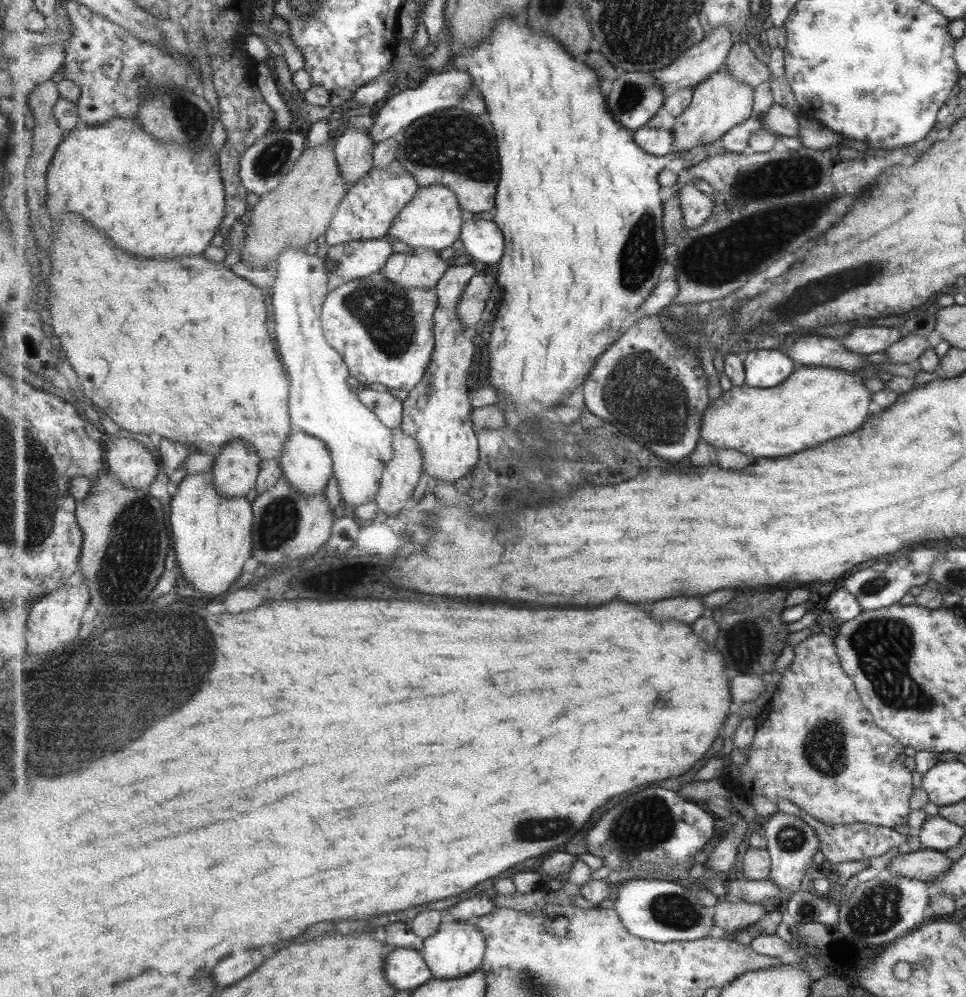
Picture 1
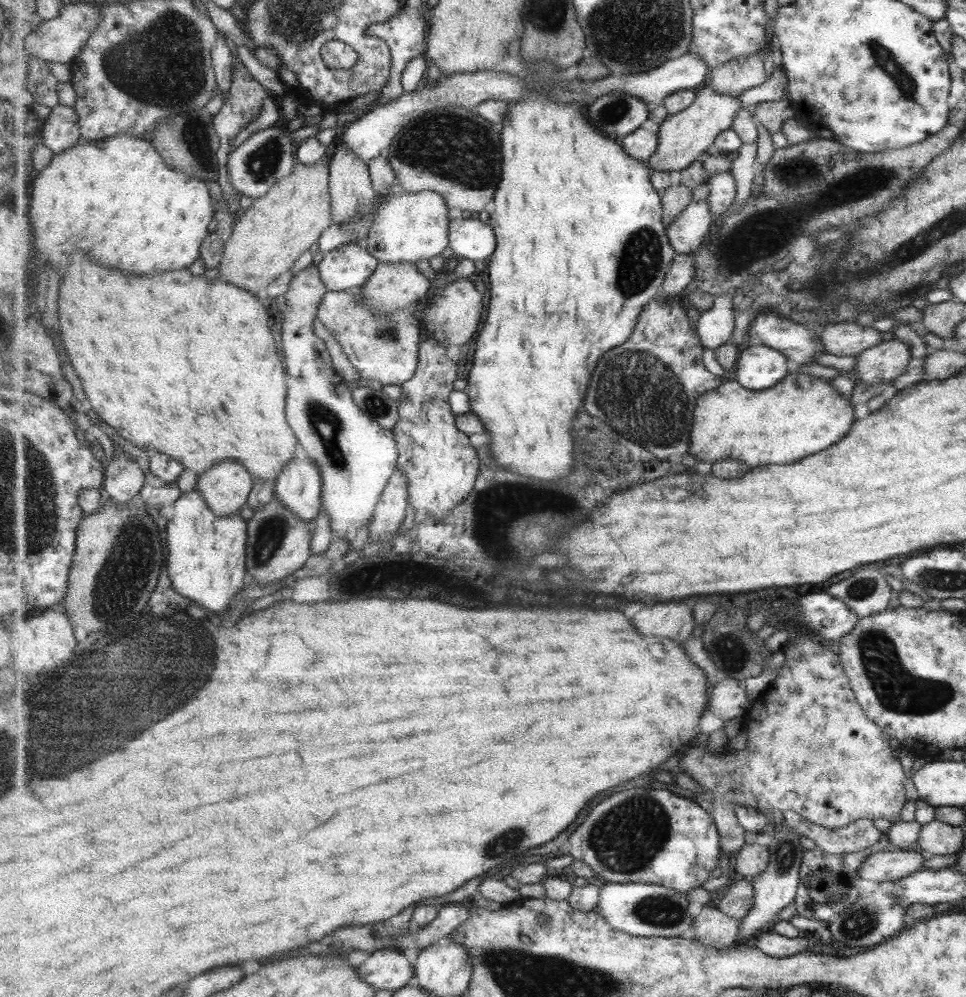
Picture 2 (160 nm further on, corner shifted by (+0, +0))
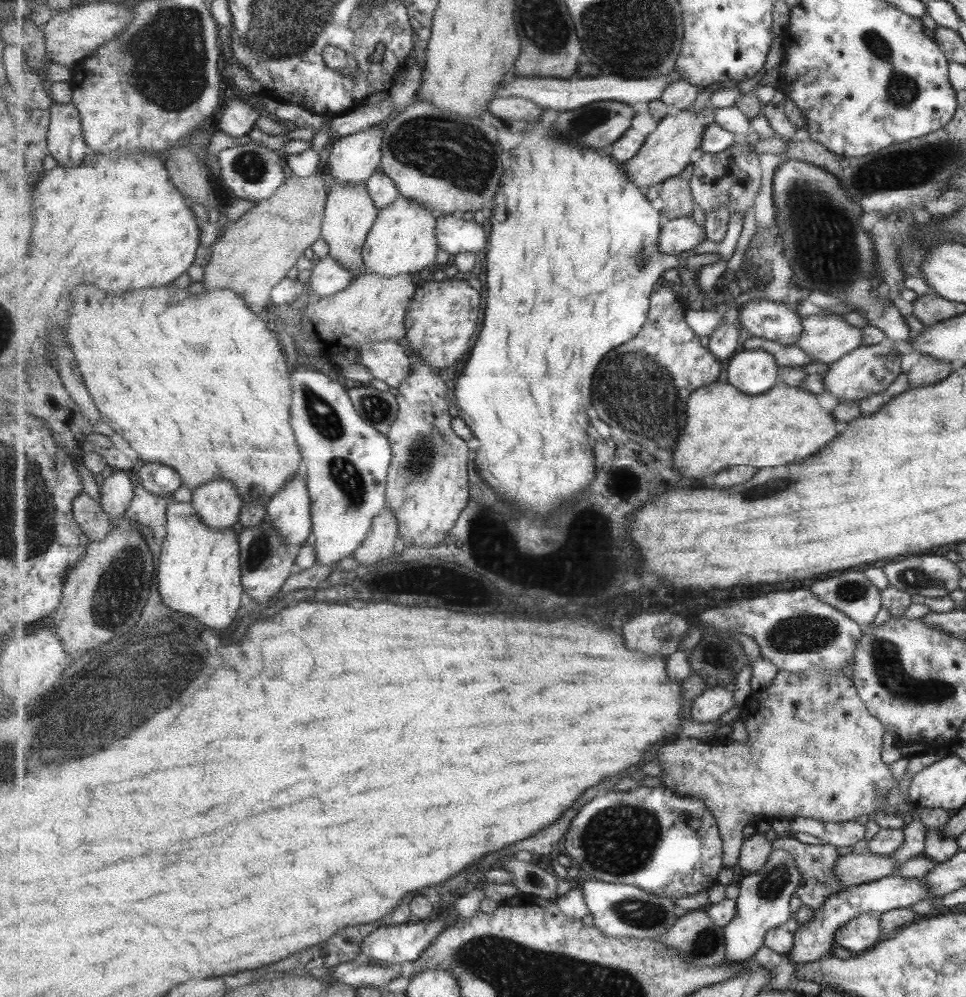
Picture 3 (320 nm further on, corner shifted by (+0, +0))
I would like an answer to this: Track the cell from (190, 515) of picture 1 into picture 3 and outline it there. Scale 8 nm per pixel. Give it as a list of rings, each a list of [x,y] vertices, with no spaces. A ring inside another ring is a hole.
[[[173,496],[168,497],[167,514],[168,536],[162,545],[155,584],[163,602],[172,610],[191,617],[197,624],[205,625],[208,629],[227,630],[235,622],[243,602],[243,592],[246,592],[242,583],[242,547],[238,540],[240,535],[235,536],[232,528],[215,531],[207,527],[192,502],[179,502]]]

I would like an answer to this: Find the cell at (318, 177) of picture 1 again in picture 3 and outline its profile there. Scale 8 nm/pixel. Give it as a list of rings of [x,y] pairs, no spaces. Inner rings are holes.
[[[289,175],[284,184],[270,199],[255,203],[254,207],[239,221],[227,226],[222,237],[212,245],[212,257],[205,267],[203,286],[206,292],[215,289],[231,289],[246,299],[254,312],[263,312],[270,304],[275,285],[287,278],[289,270],[297,264],[299,256],[311,248],[322,236],[324,214],[328,203],[327,188],[323,176],[305,178]]]

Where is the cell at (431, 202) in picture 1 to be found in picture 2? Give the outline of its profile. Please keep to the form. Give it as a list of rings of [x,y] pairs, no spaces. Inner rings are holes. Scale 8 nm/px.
[[[434,191],[419,193],[399,192],[385,199],[372,220],[369,234],[365,238],[371,256],[389,264],[421,262],[441,256],[450,246],[449,206],[446,198]]]

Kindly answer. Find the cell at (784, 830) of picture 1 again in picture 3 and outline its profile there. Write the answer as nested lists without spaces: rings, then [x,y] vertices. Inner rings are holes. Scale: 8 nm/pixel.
[[[774,850],[766,867],[757,873],[747,873],[740,885],[737,899],[737,916],[725,927],[727,953],[724,962],[746,962],[753,960],[757,950],[766,946],[766,935],[772,929],[784,927],[793,918],[790,903],[802,885],[802,872],[788,850]]]

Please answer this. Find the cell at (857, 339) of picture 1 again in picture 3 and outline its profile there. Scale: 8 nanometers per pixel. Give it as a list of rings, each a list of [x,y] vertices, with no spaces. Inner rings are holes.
[[[811,315],[802,319],[802,325],[798,345],[821,364],[830,365],[860,346],[861,328],[851,326],[840,315]]]

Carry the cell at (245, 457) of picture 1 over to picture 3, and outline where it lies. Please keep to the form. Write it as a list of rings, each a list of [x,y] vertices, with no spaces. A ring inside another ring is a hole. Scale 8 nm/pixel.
[[[225,478],[193,490],[192,503],[203,523],[215,531],[225,531],[240,523],[240,514],[245,506],[238,487]]]

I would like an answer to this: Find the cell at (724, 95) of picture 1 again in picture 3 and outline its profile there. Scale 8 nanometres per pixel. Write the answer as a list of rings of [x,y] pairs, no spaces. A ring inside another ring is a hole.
[[[708,106],[702,112],[692,109],[682,110],[679,114],[668,114],[658,127],[647,137],[646,144],[634,159],[625,164],[626,175],[639,189],[666,182],[668,178],[678,177],[690,163],[690,156],[702,145],[703,131],[714,120],[714,106]]]

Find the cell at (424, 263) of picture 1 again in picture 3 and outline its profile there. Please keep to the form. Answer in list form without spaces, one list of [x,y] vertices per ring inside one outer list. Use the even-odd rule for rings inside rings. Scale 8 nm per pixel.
[[[365,272],[359,275],[352,283],[341,292],[334,294],[332,297],[322,297],[307,308],[301,311],[302,314],[302,330],[306,334],[306,338],[318,345],[320,351],[319,357],[315,358],[319,363],[319,358],[323,358],[325,368],[335,374],[339,364],[337,356],[345,356],[347,362],[353,364],[362,364],[360,357],[360,348],[368,342],[376,342],[376,340],[404,340],[406,329],[406,314],[410,308],[411,301],[418,291],[419,285],[416,283],[412,274],[401,274],[395,277],[387,277],[381,274]]]

